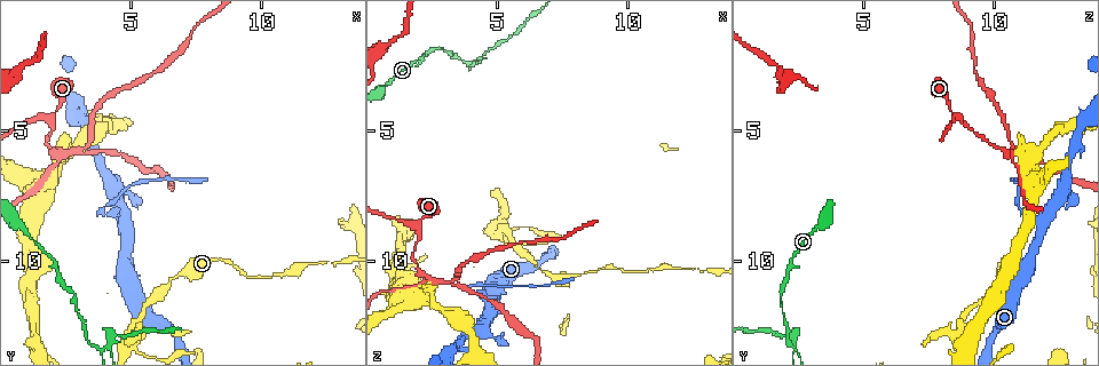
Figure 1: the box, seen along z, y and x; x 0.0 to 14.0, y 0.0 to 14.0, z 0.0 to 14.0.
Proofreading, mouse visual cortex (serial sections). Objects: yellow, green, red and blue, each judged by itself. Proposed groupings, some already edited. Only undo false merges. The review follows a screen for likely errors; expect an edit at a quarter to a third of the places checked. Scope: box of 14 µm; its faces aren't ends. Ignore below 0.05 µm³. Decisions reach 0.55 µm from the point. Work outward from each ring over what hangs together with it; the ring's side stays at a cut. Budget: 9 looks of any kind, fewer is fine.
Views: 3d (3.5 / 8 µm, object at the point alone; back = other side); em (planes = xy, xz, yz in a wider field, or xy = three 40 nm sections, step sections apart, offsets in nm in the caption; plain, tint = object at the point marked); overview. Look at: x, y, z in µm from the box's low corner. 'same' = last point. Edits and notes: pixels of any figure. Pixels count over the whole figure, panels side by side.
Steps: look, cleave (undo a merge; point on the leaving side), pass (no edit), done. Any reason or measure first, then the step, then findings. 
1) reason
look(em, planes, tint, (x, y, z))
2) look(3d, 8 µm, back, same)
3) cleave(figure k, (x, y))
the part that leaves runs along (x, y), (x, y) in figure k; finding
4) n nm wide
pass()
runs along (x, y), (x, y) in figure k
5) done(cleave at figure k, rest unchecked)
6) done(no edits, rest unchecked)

calibre changes
look(3d, 8 µm, back, (6.8, 10.5, 10.3))

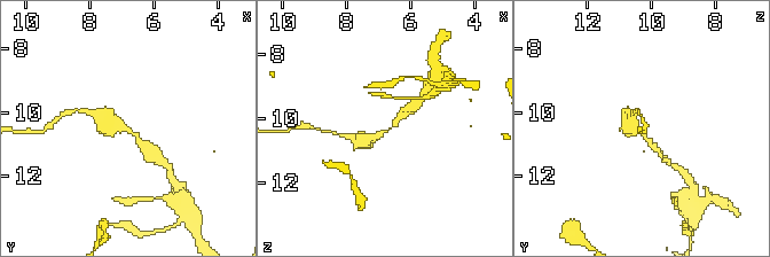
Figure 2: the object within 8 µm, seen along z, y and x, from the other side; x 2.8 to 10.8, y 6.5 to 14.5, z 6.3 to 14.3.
look(3d, 3.5 µm, (6.7, 10.6, 10.4))

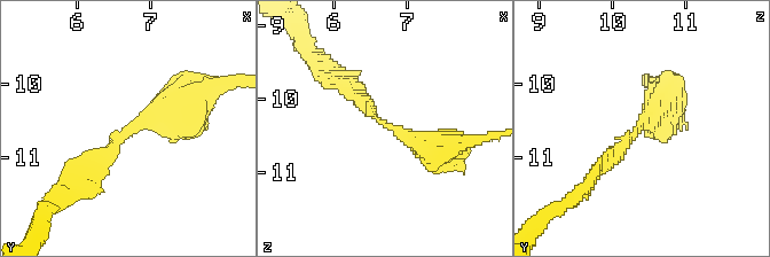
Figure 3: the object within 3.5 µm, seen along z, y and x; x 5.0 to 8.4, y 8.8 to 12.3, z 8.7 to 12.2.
arms of 200, 450 nm; need the tissue
look(em, xy, step 3, tint, (6.75, 10.55, 10.40))

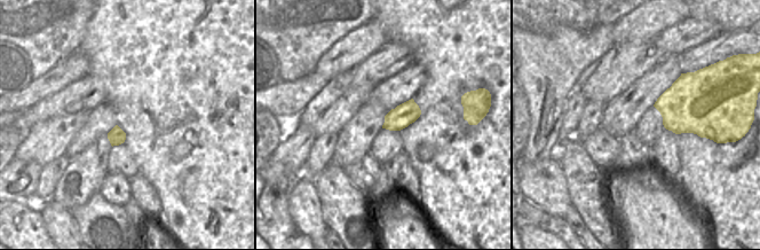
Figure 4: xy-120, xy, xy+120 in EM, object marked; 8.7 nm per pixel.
cleave(figure 3, (61, 188))
the part that leaves runs along (114, 145), (47, 204) in figure 3; two cells meet here

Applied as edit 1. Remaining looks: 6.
sharp bend
look(3d, 3.5 µm, back, (3.9, 8.2, 11.1))

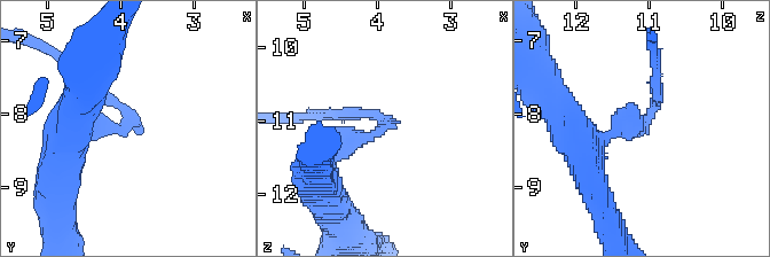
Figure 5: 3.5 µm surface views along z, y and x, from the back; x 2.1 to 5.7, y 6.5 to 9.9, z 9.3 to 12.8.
arms of 200, 200 nm; shape alone is not enough
look(em, xy, step 2, tint, (4.00, 8.10, 11.05))

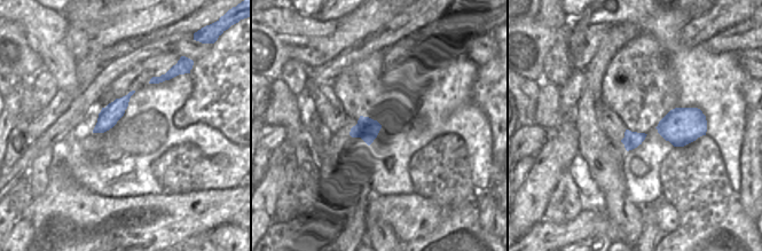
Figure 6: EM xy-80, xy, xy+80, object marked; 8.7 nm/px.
200 nm wide
pass()
runs along (600, 138), (653, 109), (655, 67) in figure 5; all the same cell

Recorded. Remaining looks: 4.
branch point
look(3d, 3.5 µm, (2.0, 4.6, 8.6))

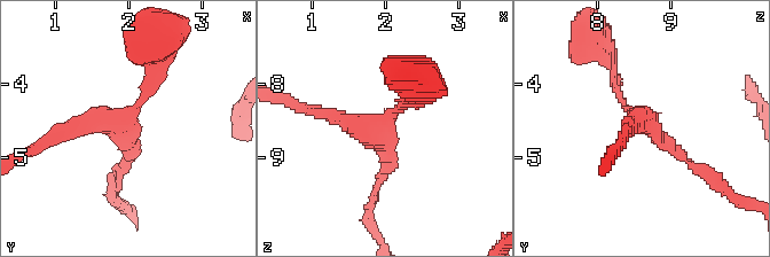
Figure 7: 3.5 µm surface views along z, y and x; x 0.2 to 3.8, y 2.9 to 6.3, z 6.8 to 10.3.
arms of 150, 200, 200 nm
pass()
runs along (613, 67), (619, 99), (696, 169) in figure 7; continuous, no second cell

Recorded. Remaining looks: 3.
two arms in line, one across
look(3d, 3.5 µm, (3.0, 5.7, 10.7))

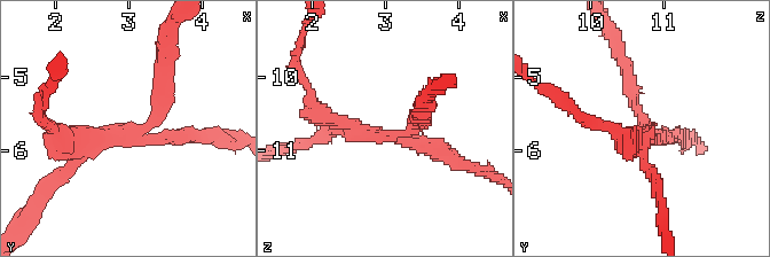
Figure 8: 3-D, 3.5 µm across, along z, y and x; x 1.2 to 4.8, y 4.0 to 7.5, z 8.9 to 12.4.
3 arms; arms of 150, 200, 250 nm; need the tissue
look(em, xy, step 5, plain, (3.05, 5.75, 10.80))

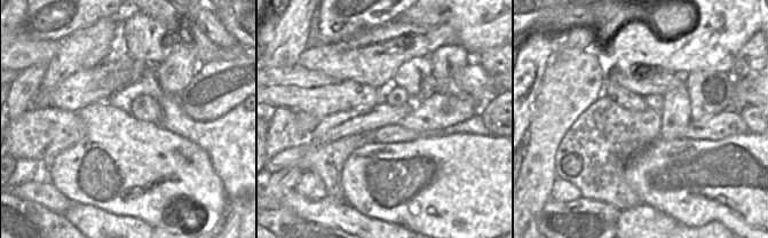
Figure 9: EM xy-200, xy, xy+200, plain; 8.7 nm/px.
look(em, xy, step 5, tint, same)

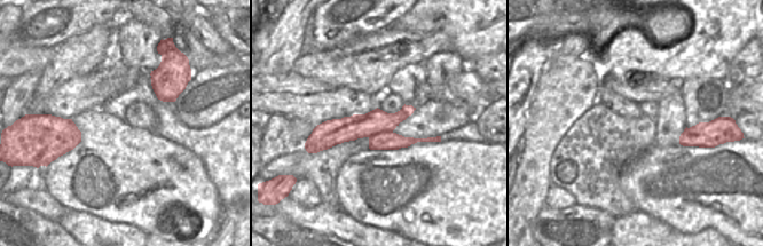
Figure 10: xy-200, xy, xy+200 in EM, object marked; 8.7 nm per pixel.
cleave(figure 8, (631, 99))
the part that leaves runs along (360, 131), (406, 134), (419, 114) in figure 8; two cells meet here

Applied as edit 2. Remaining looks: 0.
done(cleave at figure 3, cleave at figure 8, rest unchecked)

